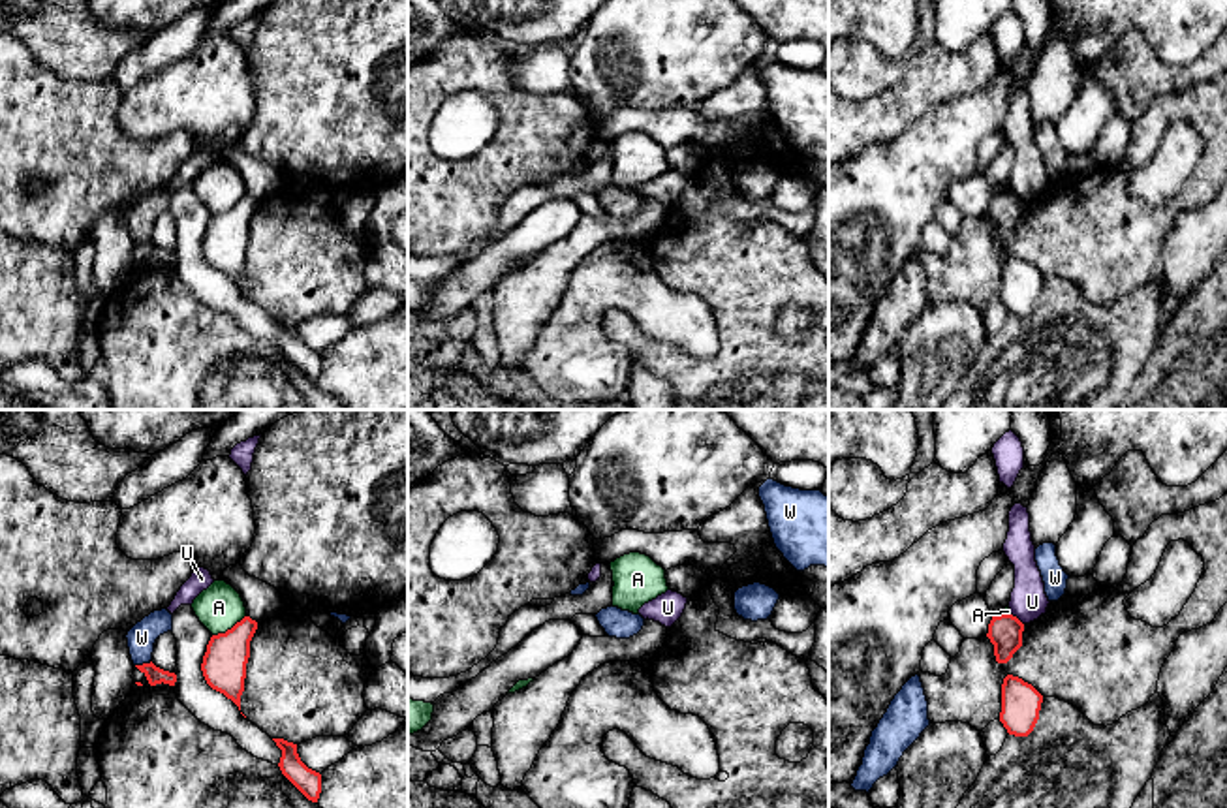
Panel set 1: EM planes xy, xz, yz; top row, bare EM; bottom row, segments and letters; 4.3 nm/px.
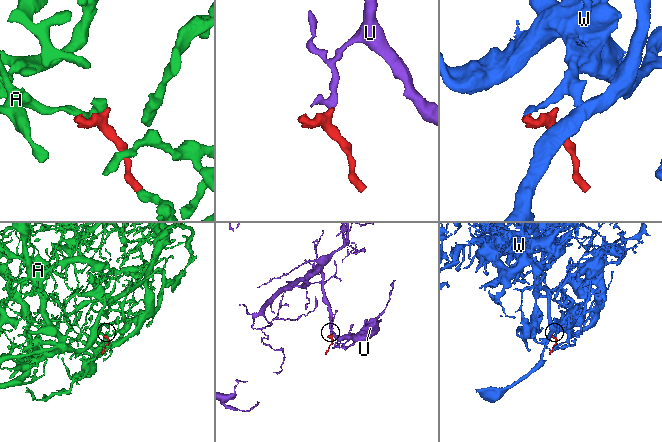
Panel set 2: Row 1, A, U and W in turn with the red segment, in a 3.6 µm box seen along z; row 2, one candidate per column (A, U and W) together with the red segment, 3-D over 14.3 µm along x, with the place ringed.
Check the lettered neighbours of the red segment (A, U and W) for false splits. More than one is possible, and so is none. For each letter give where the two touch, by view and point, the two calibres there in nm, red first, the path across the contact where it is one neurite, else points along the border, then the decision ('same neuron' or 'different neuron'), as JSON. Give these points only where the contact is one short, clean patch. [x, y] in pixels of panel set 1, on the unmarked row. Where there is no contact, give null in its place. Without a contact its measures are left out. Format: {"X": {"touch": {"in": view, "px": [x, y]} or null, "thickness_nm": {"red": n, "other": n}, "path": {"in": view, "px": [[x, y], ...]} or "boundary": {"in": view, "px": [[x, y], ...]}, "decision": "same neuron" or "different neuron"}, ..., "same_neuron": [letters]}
{"A": {"touch": {"in": "xy", "px": [228, 209]}, "thickness_nm": {"red": 190, "other": 200}, "decision": "different neuron"}, "U": {"touch": {"in": "yz", "px": [1017, 198]}, "thickness_nm": {"red": 140, "other": 160}, "boundary": {"in": "yz", "px": [[1011, 192], [1023, 203]]}, "decision": "different neuron"}, "W": {"touch": {"in": "xy", "px": [143, 243]}, "thickness_nm": {"red": 80, "other": 120}, "boundary": {"in": "xy", "px": [[151, 241], [136, 245]]}, "decision": "different neuron"}, "same_neuron": []}

